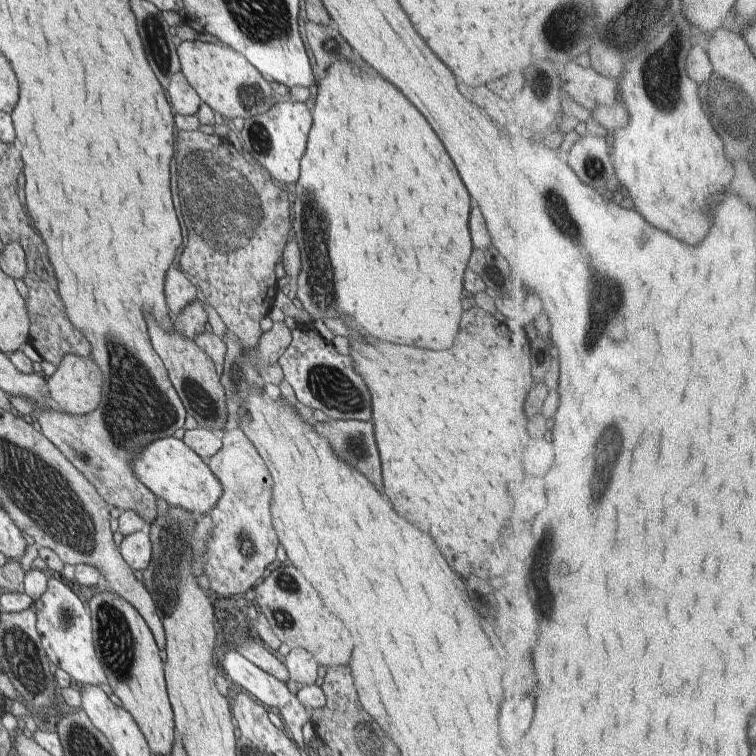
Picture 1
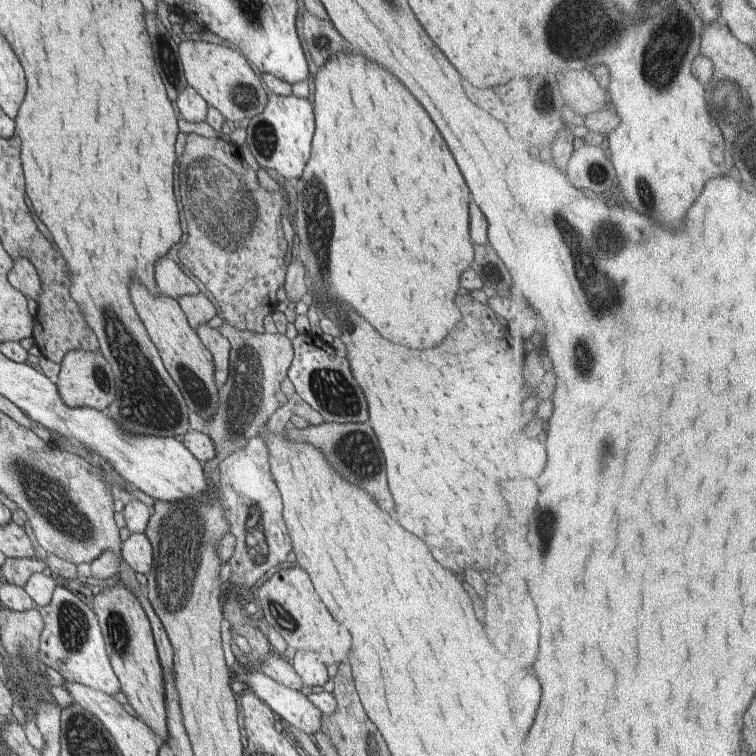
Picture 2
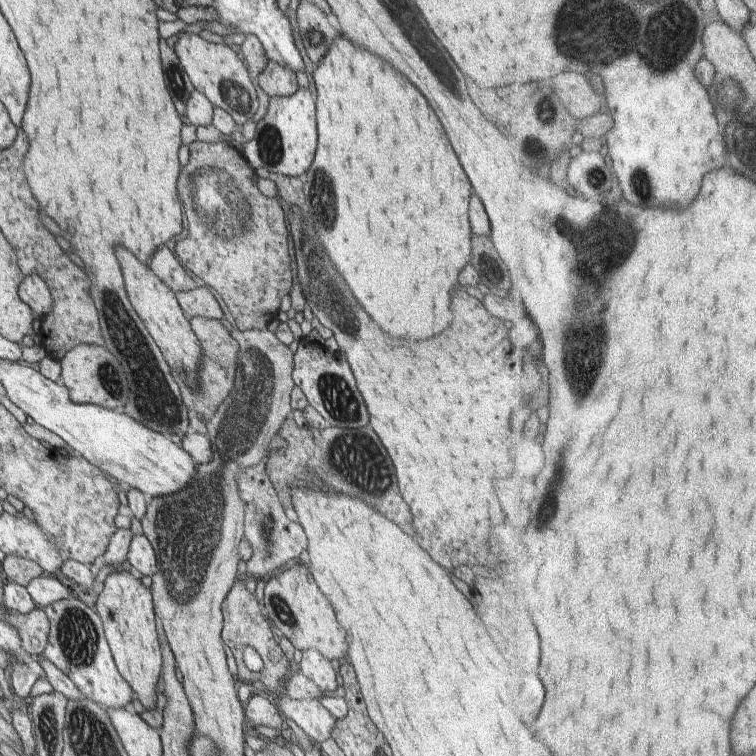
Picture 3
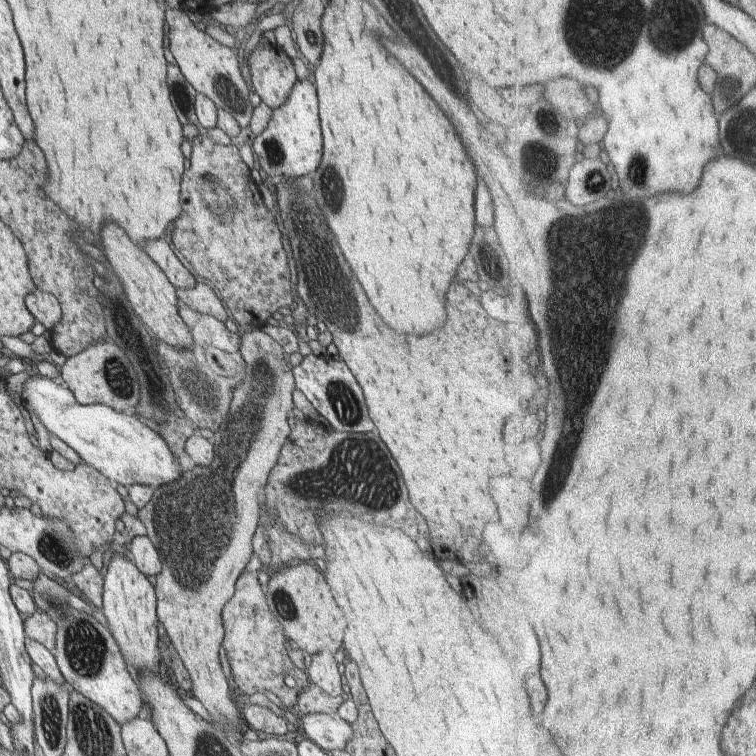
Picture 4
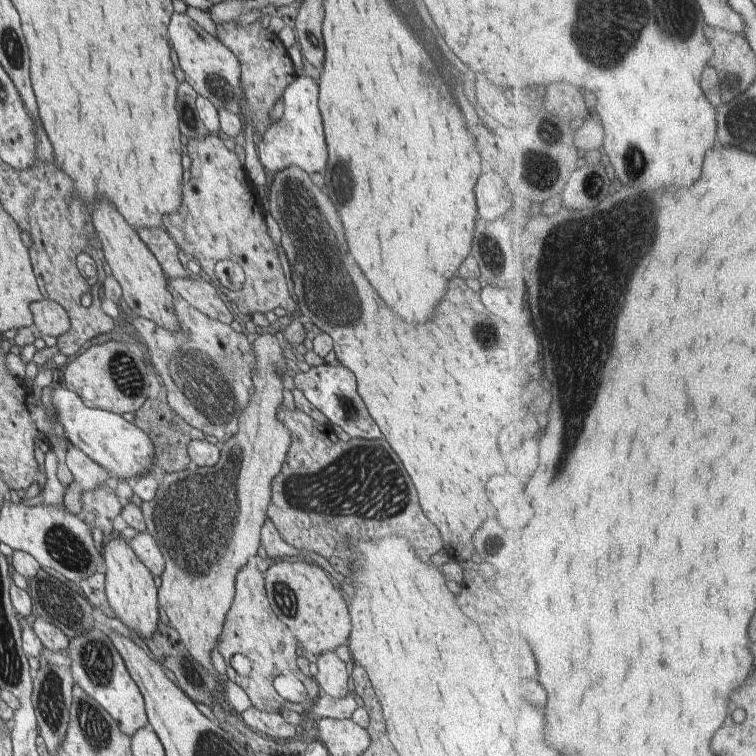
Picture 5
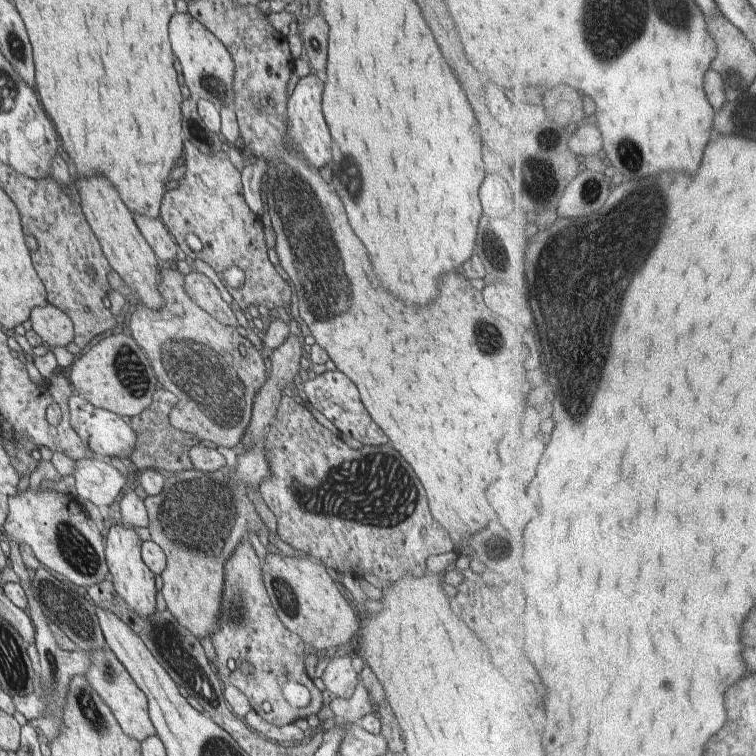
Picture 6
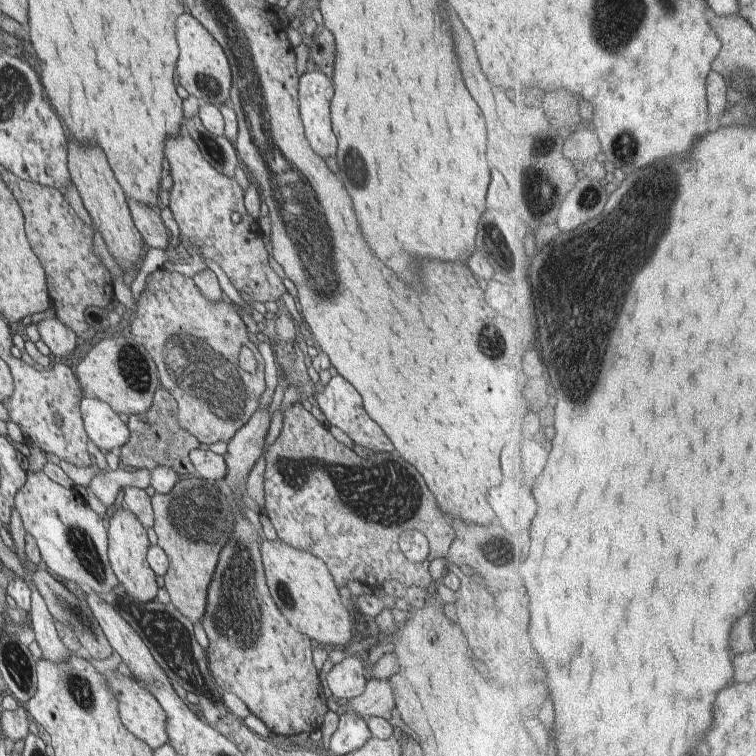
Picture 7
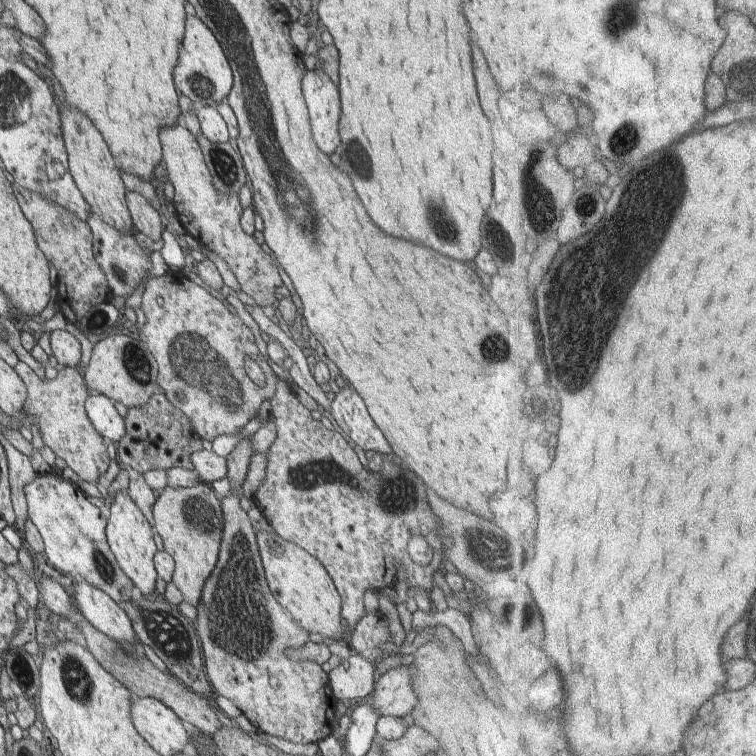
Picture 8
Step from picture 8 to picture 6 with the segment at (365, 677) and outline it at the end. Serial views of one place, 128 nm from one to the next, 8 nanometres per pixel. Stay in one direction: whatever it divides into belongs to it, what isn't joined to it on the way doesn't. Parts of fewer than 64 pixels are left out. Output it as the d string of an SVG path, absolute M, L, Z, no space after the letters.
M348 654L330 659L321 677L326 688L342 699L352 698L356 685L360 683L358 673L352 667L352 657L353 654Z

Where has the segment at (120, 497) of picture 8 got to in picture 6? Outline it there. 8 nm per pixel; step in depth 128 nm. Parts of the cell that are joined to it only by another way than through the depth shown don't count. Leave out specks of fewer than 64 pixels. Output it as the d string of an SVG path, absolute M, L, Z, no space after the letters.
M122 524L112 525L105 542L105 559L109 568L109 578L116 592L135 613L147 617L156 610L156 585L154 585L155 574L142 560L142 543L134 527L126 528Z

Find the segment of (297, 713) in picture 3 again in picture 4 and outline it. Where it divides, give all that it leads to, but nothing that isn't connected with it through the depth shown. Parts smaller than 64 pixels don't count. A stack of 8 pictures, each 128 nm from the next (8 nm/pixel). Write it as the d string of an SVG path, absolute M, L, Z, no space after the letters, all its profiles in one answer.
M310 713L300 716L298 724L302 726L300 736L313 740L329 754L345 751L348 740L354 738L352 726L338 713Z

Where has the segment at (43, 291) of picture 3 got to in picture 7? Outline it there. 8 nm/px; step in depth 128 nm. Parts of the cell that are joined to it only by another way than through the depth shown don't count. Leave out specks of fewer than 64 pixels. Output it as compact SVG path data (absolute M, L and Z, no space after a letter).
M45 319L38 323L41 339L51 350L54 360L66 361L69 357L72 361L76 358L78 346L76 344L77 334L68 328L60 319Z

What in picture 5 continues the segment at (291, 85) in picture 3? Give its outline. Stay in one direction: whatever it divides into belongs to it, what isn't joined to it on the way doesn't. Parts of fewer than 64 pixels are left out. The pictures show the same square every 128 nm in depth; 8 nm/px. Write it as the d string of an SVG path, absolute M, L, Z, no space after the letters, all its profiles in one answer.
M236 21L217 24L217 37L239 60L241 66L241 88L246 100L242 117L248 116L254 130L261 136L272 124L269 111L276 101L283 96L285 88L295 79L295 67L287 49L276 33L263 28L261 22L254 21L249 25L239 25Z

